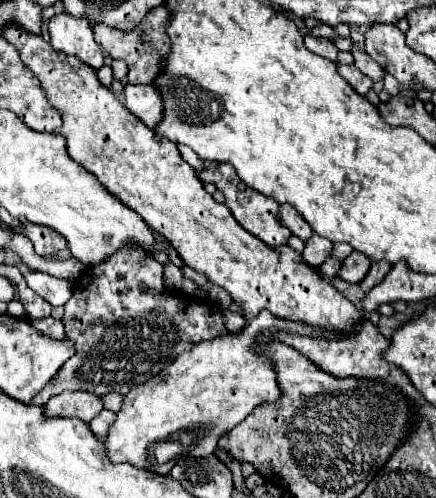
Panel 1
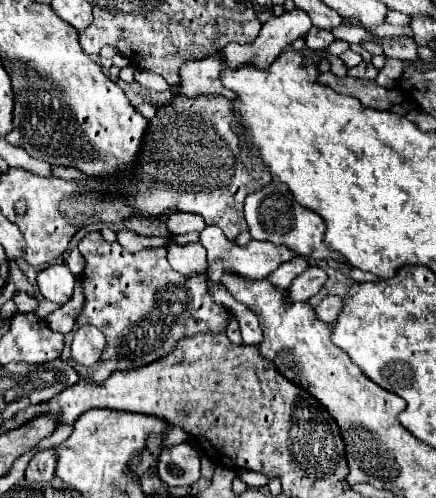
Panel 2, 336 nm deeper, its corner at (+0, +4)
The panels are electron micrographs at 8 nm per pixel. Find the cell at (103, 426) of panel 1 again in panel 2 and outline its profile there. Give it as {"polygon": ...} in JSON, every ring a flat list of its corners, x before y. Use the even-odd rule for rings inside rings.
{"polygon":[[44,449,44,451,38,451,28,467,26,467,26,479,30,481,50,481,56,473,56,449]]}

